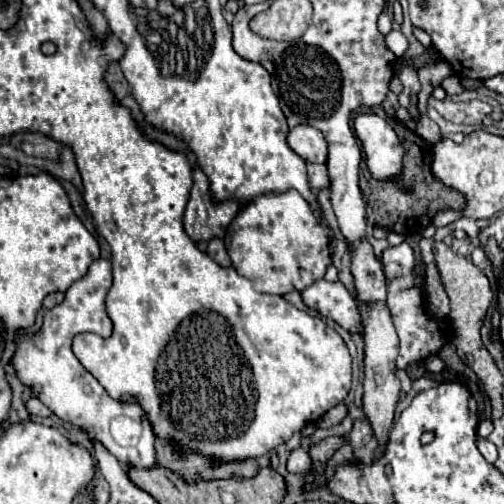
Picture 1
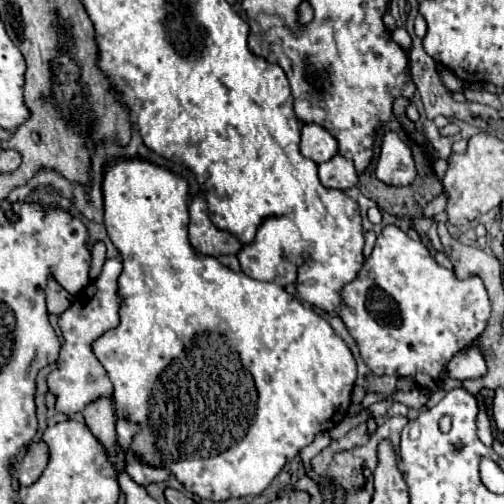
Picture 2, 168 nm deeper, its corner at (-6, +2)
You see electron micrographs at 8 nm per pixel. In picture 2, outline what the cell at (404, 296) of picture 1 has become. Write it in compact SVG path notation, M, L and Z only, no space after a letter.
M386 225L382 229L376 239L374 251L370 253L362 271L352 283L344 287L342 299L344 307L340 309L340 319L356 339L360 355L368 369L376 375L412 377L416 387L430 395L438 389L448 361L458 351L476 343L490 317L490 297L486 295L480 277L468 277L464 281L458 279L452 269L440 267L420 241L410 239L396 225Z

